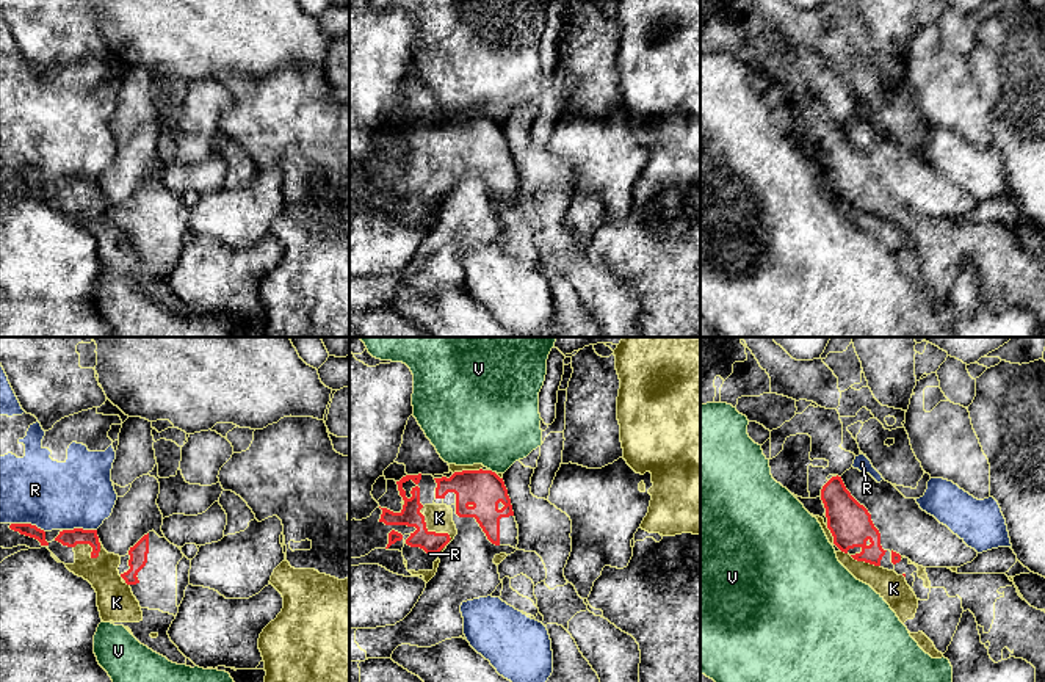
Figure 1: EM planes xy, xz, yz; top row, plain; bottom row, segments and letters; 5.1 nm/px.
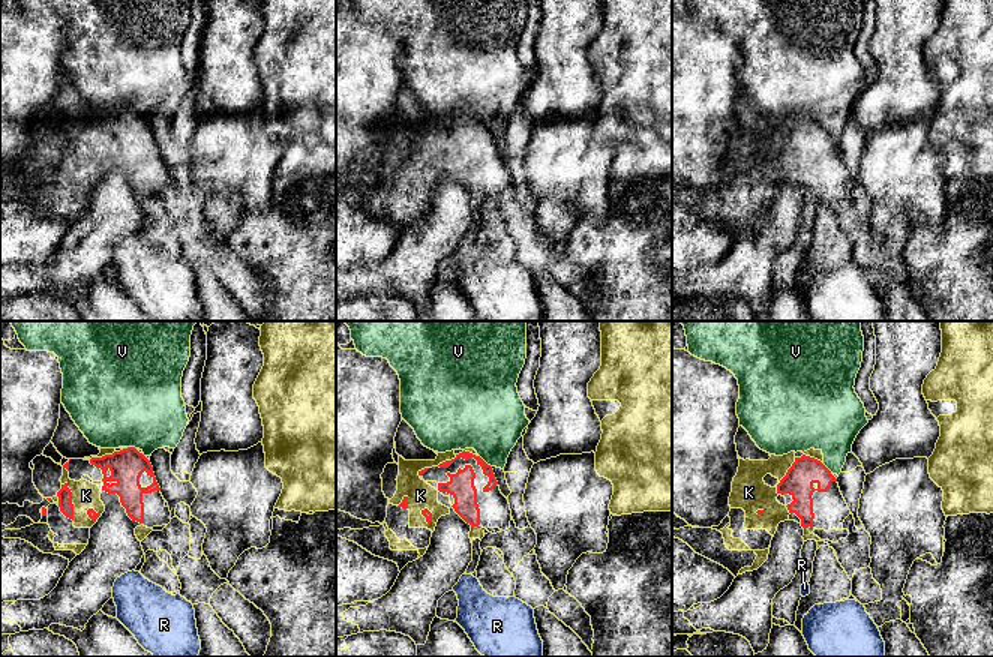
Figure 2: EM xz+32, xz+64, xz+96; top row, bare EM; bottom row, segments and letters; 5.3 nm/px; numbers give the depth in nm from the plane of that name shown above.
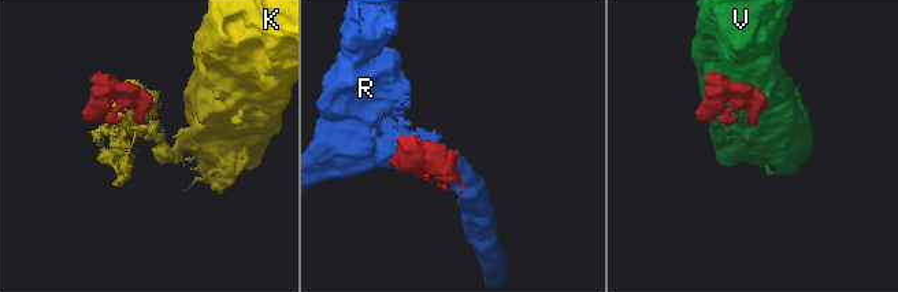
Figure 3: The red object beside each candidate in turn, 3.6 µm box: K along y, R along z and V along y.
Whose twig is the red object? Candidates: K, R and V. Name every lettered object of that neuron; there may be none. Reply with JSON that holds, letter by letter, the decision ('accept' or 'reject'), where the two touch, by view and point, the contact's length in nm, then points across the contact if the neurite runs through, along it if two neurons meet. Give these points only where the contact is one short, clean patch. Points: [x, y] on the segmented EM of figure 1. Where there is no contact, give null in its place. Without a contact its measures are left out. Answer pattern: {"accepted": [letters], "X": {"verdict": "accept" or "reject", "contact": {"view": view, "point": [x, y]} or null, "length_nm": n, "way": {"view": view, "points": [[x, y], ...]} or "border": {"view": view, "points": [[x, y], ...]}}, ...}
{"accepted": [], "K": {"verdict": "reject", "contact": {"view": "xz", "point": [434, 532]}, "length_nm": 260}, "R": {"verdict": "reject", "contact": {"view": "xy", "point": [28, 524]}, "length_nm": 180}, "V": {"verdict": "reject", "contact": {"view": "xz", "point": [491, 471]}, "length_nm": 30, "border": {"view": "xz", "points": [[491, 469], [494, 472]]}}}

